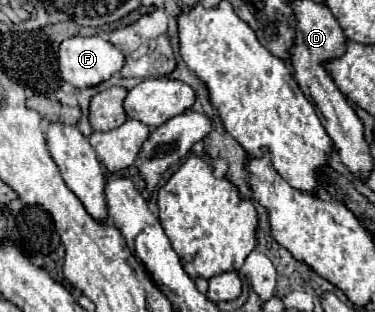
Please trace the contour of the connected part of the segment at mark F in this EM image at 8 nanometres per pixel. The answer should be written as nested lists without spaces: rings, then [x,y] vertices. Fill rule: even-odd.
[[[70,37],[68,41],[62,41],[58,47],[58,65],[60,65],[60,75],[64,81],[72,83],[76,89],[86,89],[86,87],[96,87],[102,81],[108,81],[114,73],[118,73],[126,65],[124,53],[106,41],[104,37]]]

